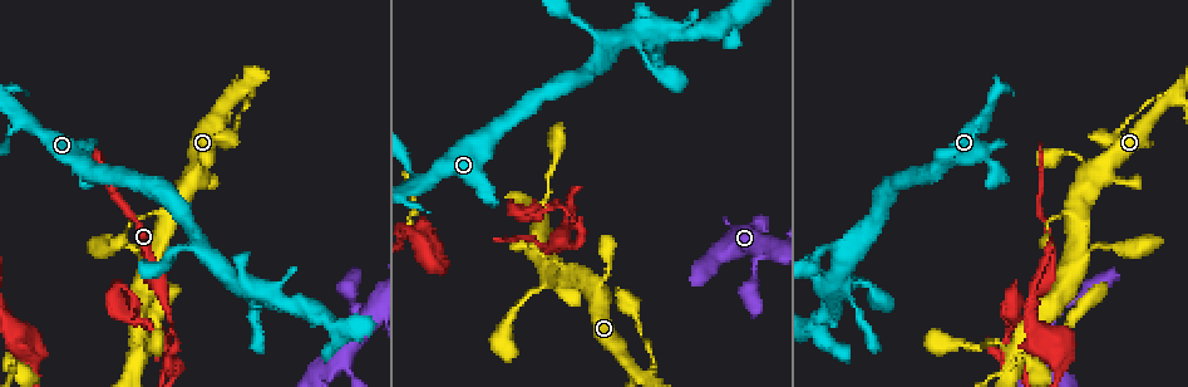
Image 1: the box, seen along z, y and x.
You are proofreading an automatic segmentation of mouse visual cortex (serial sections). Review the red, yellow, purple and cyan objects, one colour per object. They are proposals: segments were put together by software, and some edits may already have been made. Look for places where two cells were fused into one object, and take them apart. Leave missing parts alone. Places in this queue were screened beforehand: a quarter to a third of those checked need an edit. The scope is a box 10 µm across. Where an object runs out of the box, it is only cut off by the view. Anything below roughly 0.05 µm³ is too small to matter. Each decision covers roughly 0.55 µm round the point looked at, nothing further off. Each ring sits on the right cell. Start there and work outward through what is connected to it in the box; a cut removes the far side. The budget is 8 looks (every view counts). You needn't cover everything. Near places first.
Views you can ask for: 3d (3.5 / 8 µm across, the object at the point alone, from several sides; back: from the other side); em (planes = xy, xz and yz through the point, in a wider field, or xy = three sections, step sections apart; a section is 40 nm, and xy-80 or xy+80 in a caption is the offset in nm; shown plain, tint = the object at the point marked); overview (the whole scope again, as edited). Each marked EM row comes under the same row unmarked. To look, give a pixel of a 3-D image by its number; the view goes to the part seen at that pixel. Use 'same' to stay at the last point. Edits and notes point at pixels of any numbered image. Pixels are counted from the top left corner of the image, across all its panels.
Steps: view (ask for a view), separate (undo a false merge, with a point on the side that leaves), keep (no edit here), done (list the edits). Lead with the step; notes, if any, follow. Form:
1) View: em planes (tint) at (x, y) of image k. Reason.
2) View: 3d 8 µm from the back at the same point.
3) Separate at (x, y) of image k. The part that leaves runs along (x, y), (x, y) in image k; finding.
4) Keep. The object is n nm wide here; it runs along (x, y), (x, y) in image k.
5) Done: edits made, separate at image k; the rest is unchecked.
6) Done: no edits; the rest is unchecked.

View: 3d 8 µm at (203, 254) of image 1. Abrupt turn.

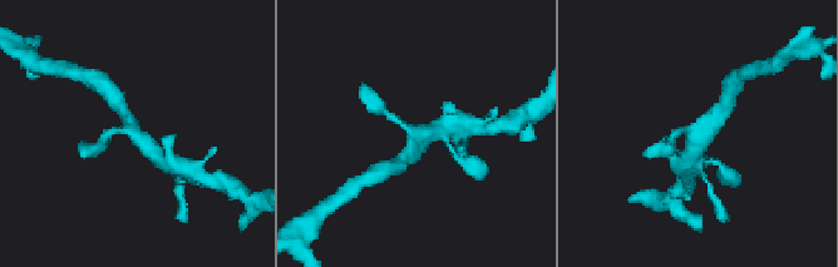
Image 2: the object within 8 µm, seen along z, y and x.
View: em xy step 2 (tint) at the same point. 3 arms meet here; the arms are 200, 350, 500 nm wide.

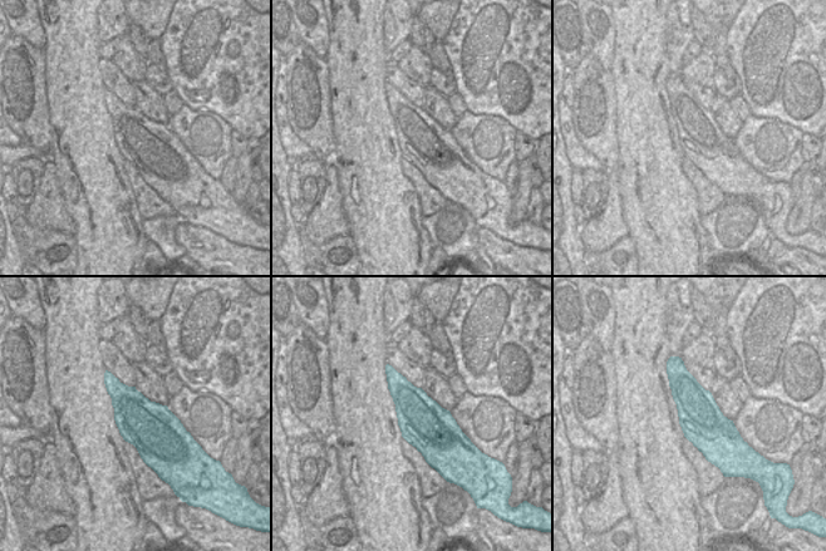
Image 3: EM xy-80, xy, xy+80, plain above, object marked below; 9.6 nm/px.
Keep. Continuous, no second cell.

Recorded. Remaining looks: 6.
View: 3d 8 µm from the back at (168, 339) of image 1. Three-way junction.

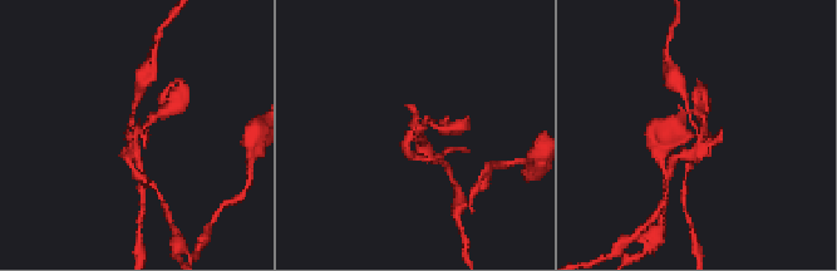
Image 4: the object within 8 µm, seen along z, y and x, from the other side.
View: em xy step 5 (tint) at the same point.

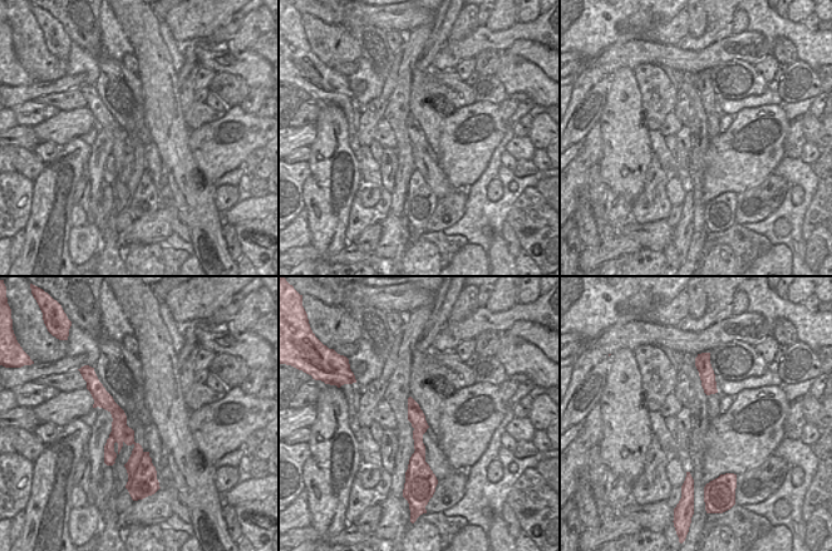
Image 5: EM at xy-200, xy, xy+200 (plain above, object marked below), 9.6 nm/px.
Separate at (134, 154) of image 4. The part that leaves runs along (138, 132), (151, 119), (180, 103) in image 4; a second cell is stuck on.

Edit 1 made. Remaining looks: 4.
View: overview. See it whole again.

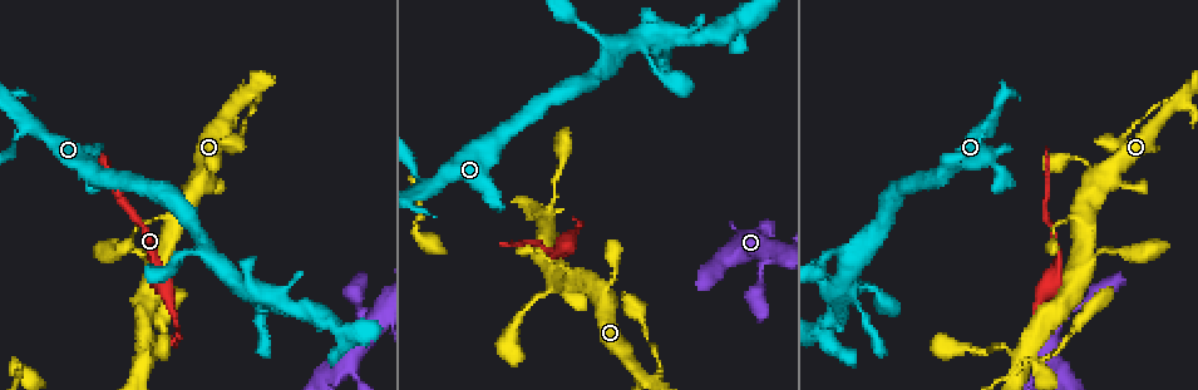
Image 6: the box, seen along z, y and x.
View: 3d 3.5 µm at (661, 367) of image 6.

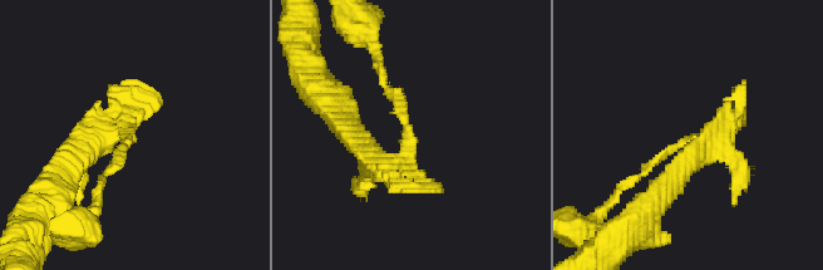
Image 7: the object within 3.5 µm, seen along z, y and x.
View: em xy step 5 (tint) at (694, 135) of image 7. Shape alone is not enough.

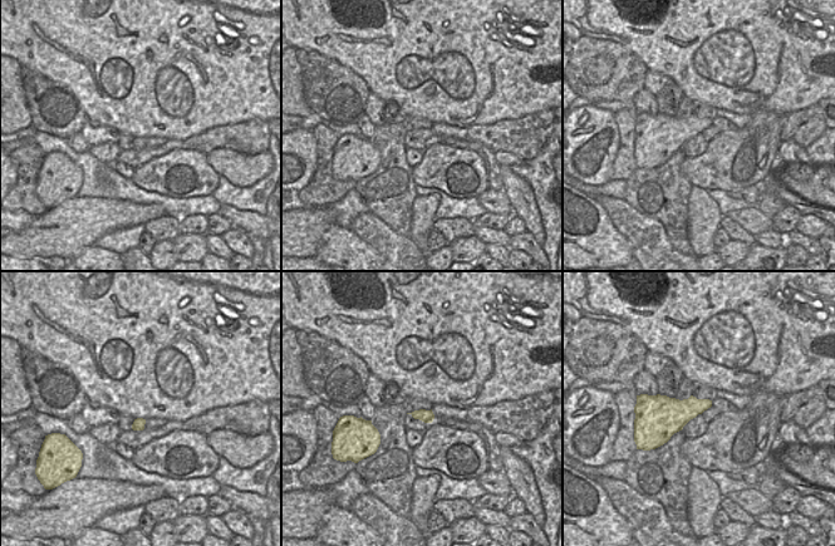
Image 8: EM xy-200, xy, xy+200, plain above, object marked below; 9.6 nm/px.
Keep. The object is 120 nm wide here; it runs along (695, 158), (720, 136), (701, 132), (634, 182) in image 7; one cell here.

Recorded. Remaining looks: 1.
Done: edits made, separate at image 4; the rest is unchecked.

